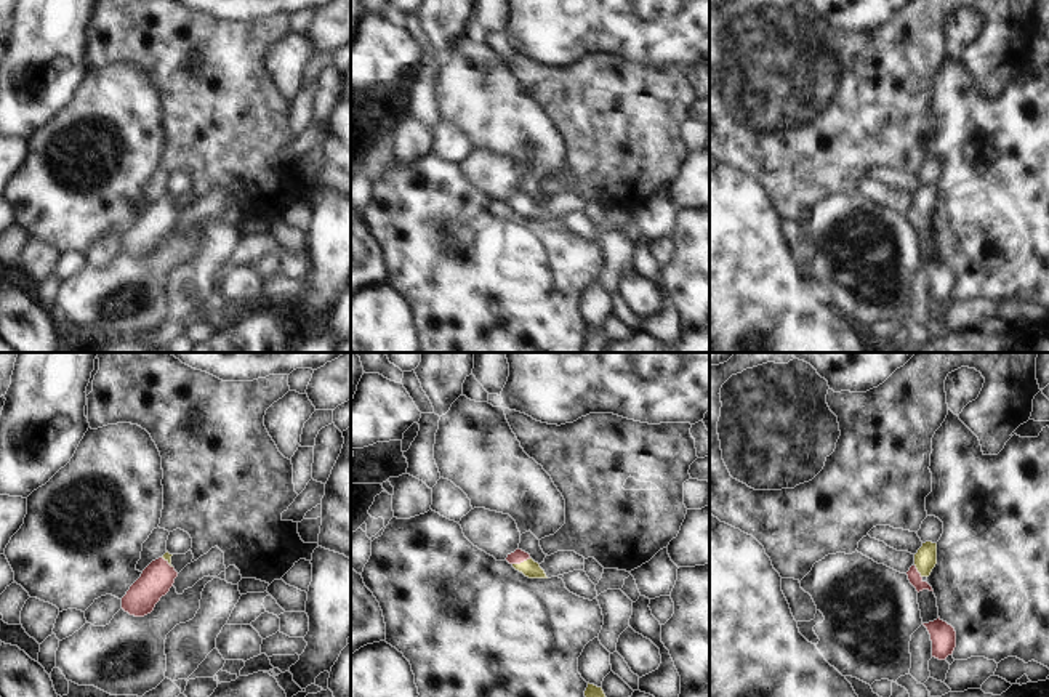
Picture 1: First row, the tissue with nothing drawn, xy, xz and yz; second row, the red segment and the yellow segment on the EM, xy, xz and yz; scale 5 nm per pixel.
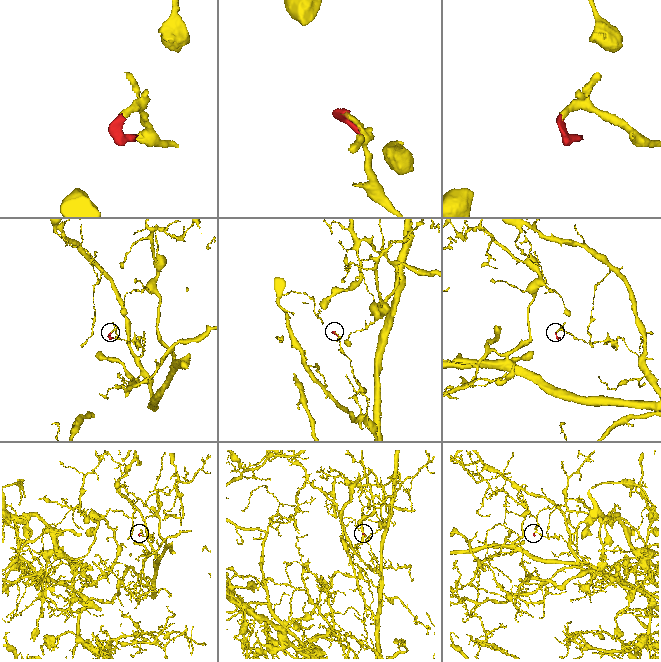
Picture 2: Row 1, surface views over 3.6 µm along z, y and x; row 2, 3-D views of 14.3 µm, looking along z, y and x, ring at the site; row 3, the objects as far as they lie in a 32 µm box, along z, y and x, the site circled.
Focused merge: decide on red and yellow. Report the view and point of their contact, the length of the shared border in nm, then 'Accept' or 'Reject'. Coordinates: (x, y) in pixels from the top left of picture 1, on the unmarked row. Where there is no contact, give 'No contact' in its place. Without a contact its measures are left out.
Touches red at xz (521, 202). Shared border 100 nm. Accept

